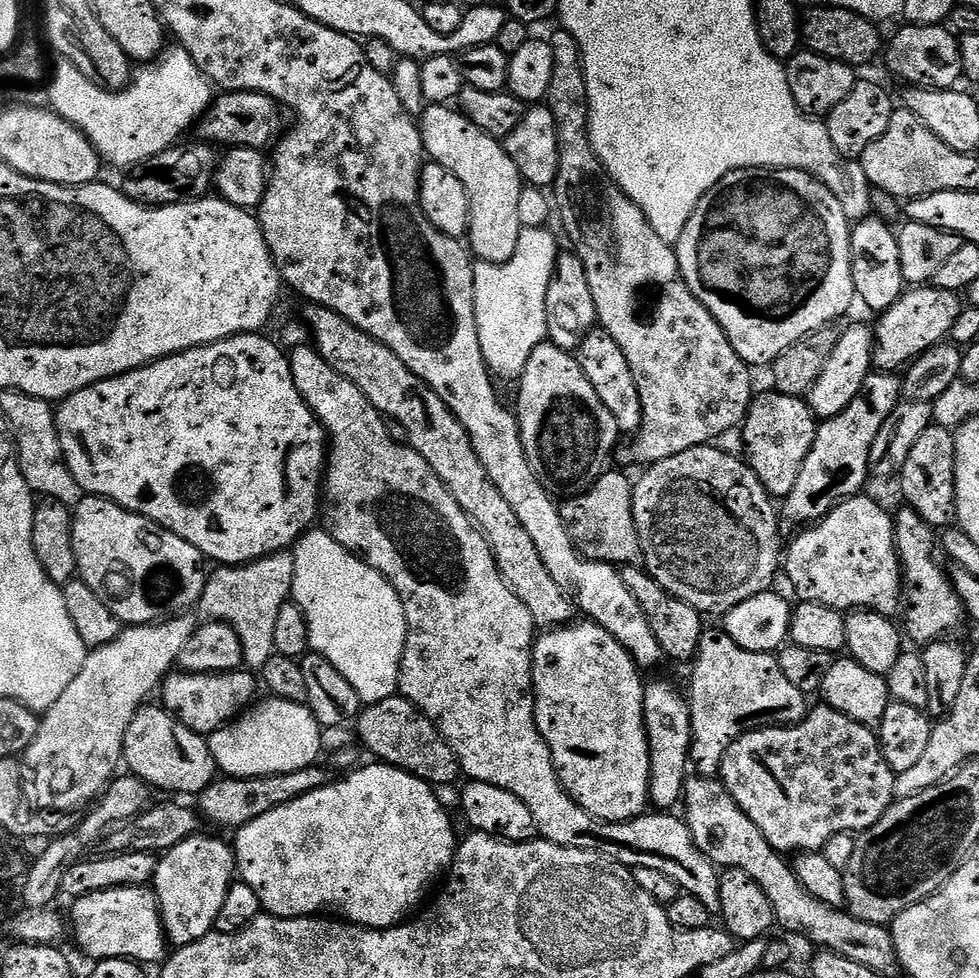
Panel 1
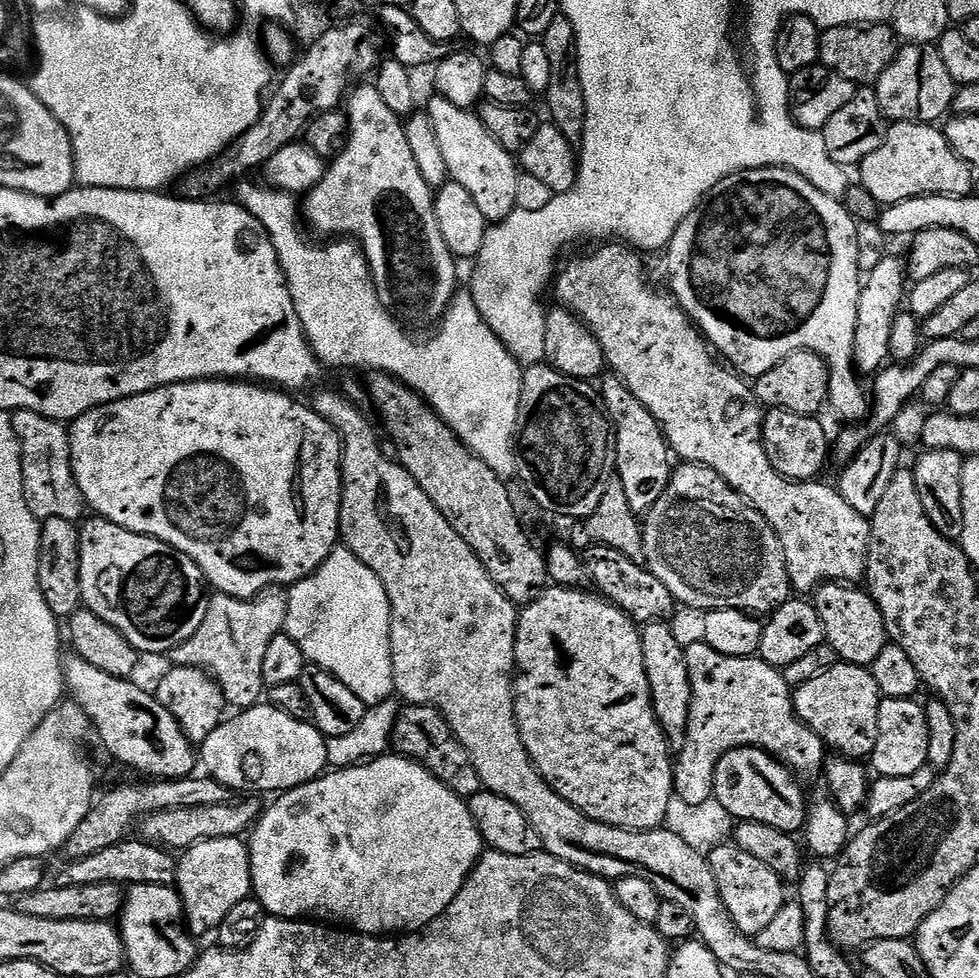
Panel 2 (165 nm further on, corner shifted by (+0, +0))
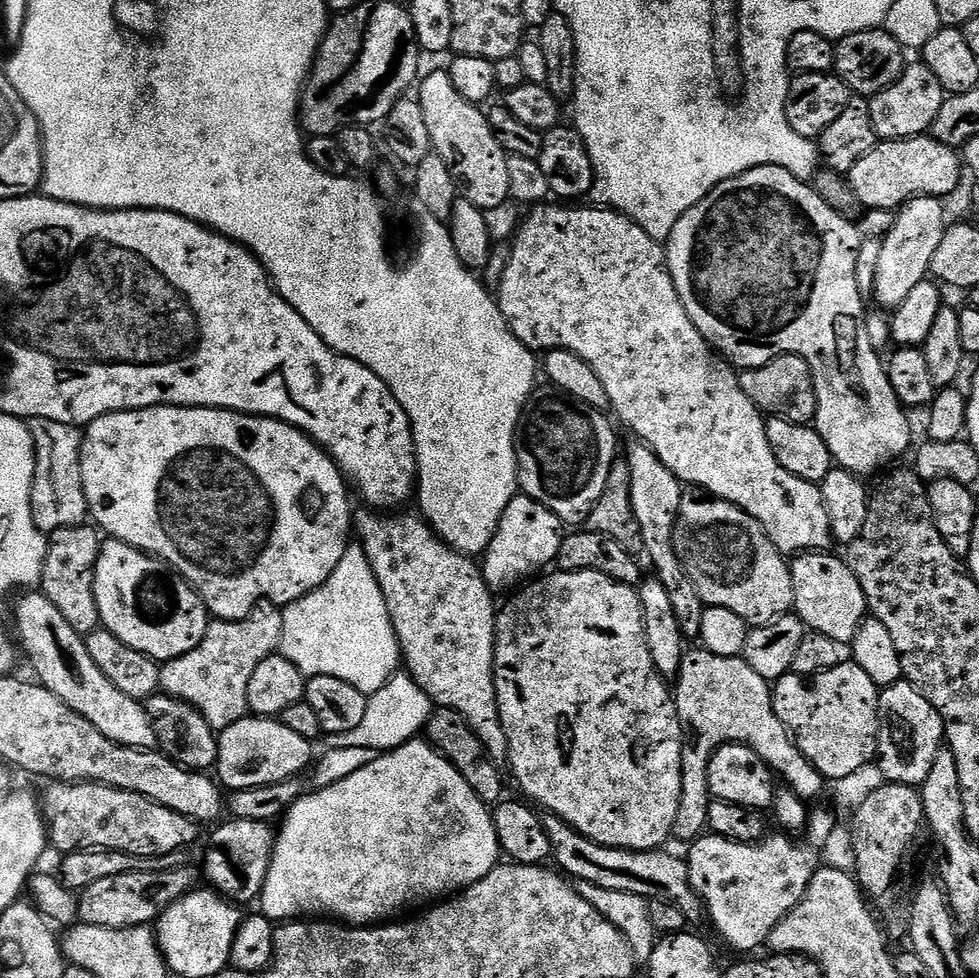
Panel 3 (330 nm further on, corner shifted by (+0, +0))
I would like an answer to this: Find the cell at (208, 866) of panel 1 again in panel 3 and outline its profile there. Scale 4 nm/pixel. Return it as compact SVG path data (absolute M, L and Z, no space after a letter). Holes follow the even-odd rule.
M229 819L227 823L221 823L215 829L217 832L212 836L212 849L204 856L204 872L212 883L209 885L225 900L237 906L245 906L244 904L250 903L251 900L252 903L259 901L264 890L277 833L273 825L266 822Z

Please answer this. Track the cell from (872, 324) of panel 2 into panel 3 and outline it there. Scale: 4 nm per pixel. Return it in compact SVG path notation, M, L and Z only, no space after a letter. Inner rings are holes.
M916 196L895 213L892 228L880 240L878 250L878 270L874 278L873 299L884 310L894 310L902 306L918 282L929 279L934 262L934 253L942 243L946 227L944 208L935 196Z

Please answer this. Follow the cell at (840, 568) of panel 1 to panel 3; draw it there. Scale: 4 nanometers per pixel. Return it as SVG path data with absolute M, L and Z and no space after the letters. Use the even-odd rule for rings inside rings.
M545 202L539 206L533 207L532 212L524 220L524 225L520 228L520 233L516 236L516 241L512 244L512 253L508 256L508 265L504 268L504 273L500 276L500 296L498 292L498 303L500 305L500 312L506 318L506 322L510 326L510 330L518 338L518 342L522 342L526 347L532 349L537 354L547 353L549 350L554 348L565 348L567 352L573 352L578 354L581 358L586 361L589 366L594 370L594 374L598 374L598 378L602 378L602 386L606 386L606 394L608 395L608 403L611 411L616 411L615 419L625 424L630 431L633 432L635 439L641 444L648 444L650 450L654 450L654 454L658 454L658 458L666 466L666 470L671 472L678 477L681 484L685 486L691 486L696 490L703 490L708 493L709 496L717 496L719 500L728 500L734 506L738 506L746 514L750 514L750 518L754 518L762 526L762 530L770 538L770 542L774 542L774 546L780 552L785 554L799 554L801 552L818 552L821 550L828 550L833 547L834 541L832 539L832 527L830 526L830 520L824 509L824 503L822 502L822 494L820 493L819 487L810 482L806 482L802 478L794 478L794 474L790 474L790 470L786 470L778 462L778 458L774 458L774 450L770 450L770 442L766 442L766 420L762 415L760 409L754 406L754 402L750 402L750 398L746 398L746 394L740 388L740 377L737 369L733 365L729 364L715 348L709 344L708 340L703 334L700 333L694 326L694 322L686 314L686 306L682 306L682 298L678 298L678 290L674 286L674 278L668 273L668 258L666 255L666 248L663 243L654 238L650 238L650 234L646 234L646 230L642 230L642 226L638 226L635 222L624 216L620 212L613 212L612 209L603 206L591 206L592 208L580 208L584 206L561 206L556 202Z

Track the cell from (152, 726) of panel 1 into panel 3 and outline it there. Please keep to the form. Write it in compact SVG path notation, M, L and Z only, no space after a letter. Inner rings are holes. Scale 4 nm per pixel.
M40 590L29 591L20 598L16 604L15 635L23 655L24 652L28 655L36 671L35 679L46 690L62 698L70 710L82 714L86 722L94 722L94 726L98 726L110 742L135 748L156 748L156 735L147 707L141 701L122 694L122 690L118 690L118 686L114 686L114 682L110 682L110 678L94 666L94 658L90 658L84 645L85 637L79 636L74 626L62 618L58 606L54 606L54 602L50 602L50 598L46 598Z

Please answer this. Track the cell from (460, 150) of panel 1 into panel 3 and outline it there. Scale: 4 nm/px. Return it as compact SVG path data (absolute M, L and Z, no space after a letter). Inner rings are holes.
M446 70L426 76L418 84L422 115L426 118L426 127L430 129L435 155L452 168L463 199L485 210L509 203L510 174L506 171L509 155L502 150L502 146L498 146L498 138L494 138L490 130L487 115L477 105L466 102L458 90L454 90L454 82L450 82L450 74Z

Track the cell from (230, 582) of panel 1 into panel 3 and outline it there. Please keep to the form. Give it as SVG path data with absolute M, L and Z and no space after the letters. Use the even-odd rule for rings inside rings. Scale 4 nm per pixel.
M261 602L253 608L252 613L241 620L213 619L208 625L206 634L190 654L179 656L173 660L166 660L160 664L160 686L165 696L173 696L194 706L206 718L206 722L214 730L229 728L234 722L243 720L249 715L248 687L250 677L258 666L268 656L279 649L282 638L283 611L271 602Z

